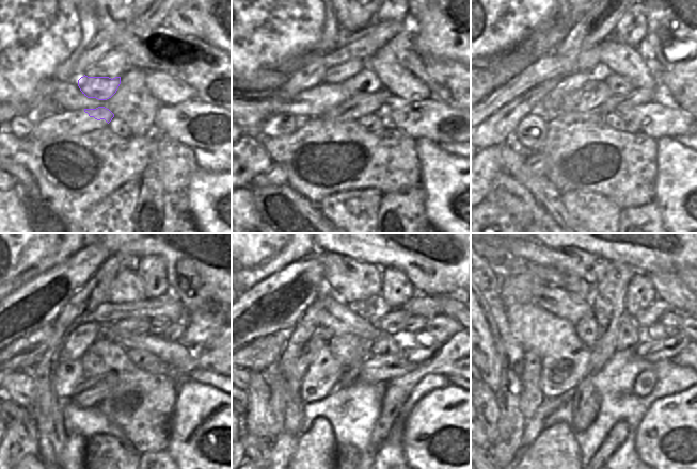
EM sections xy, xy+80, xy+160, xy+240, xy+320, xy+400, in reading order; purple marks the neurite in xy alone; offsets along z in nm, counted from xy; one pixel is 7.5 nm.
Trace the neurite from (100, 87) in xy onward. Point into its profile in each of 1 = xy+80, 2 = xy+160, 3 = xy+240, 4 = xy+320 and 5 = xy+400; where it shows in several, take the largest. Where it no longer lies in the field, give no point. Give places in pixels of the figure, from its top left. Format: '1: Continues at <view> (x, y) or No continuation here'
1: Continues at xy+80 (367, 95)
2: Continues at xy+160 (626, 95)
3: Continues at xy+240 (169, 330)
4: Continues at xy+320 (441, 323)
5: Continues at xy+400 (687, 325)

